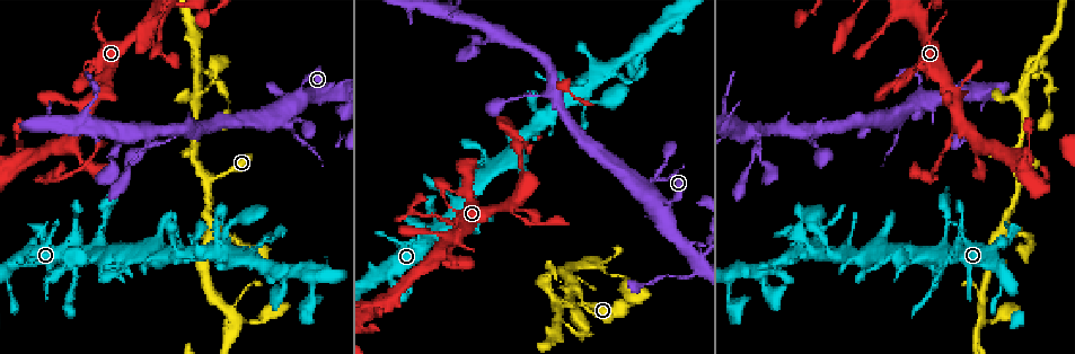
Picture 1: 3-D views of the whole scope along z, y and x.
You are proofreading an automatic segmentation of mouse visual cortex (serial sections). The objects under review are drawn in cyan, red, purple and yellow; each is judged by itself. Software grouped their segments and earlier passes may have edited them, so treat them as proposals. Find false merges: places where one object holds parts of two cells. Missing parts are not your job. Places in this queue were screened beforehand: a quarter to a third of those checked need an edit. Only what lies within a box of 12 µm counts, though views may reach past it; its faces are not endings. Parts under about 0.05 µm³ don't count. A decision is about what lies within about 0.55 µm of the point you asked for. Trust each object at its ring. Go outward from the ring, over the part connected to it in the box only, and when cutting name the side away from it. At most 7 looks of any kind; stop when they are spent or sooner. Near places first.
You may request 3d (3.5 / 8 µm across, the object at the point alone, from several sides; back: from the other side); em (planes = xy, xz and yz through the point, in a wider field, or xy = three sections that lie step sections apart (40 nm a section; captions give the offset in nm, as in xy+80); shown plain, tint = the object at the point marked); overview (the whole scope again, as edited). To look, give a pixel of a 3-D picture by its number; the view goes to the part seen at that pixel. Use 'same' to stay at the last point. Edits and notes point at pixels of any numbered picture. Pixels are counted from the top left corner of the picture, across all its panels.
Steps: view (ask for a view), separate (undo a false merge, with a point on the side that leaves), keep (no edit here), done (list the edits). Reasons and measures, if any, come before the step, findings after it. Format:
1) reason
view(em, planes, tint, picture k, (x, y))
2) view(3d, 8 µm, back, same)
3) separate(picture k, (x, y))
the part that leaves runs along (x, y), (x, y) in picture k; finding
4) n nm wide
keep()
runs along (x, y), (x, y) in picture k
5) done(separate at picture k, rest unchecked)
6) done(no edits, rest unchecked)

sudden change in width
view(3d, 3.5 µm, picture 1, (999, 239))

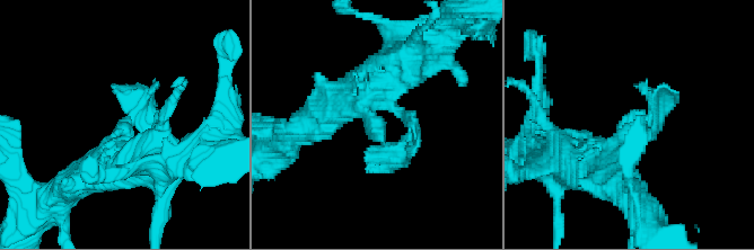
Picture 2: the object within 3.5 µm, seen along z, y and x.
now the EM
view(em, xy, step 3, tint, picture 2, (373, 124))

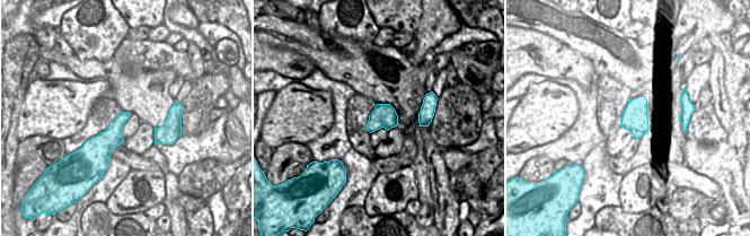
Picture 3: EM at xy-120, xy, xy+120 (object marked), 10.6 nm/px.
another direction
view(em, xy, step 2, tint, same)

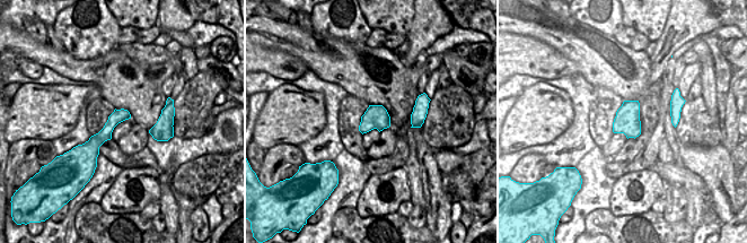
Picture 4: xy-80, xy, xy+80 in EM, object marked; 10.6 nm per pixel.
260 nm wide
separate(picture 2, (382, 164))
the part that leaves runs along (382, 143), (395, 152), (368, 169) in picture 2; two cells meet here

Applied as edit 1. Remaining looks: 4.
abrupt turn
view(3d, 3.5 µm, picture 1, (572, 304))

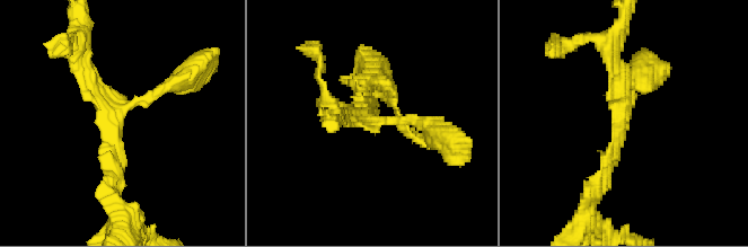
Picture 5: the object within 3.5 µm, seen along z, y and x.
3 arms; arms of 200, 200, 200 nm; need the tissue
view(em, xy, step 5, tint, picture 5, (622, 112))

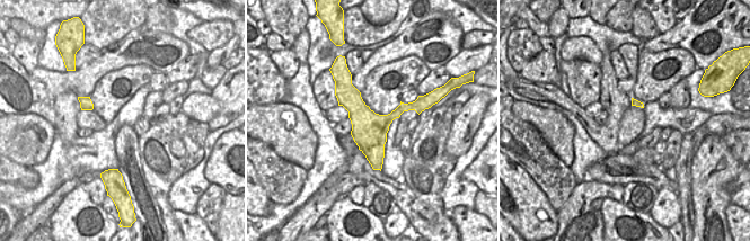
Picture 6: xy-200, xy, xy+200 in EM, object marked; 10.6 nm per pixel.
keep()
runs along (183, 78), (113, 116), (113, 178) in picture 5; continuous, no second cell

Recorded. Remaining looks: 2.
view(3d, 3.5 µm, back, picture 1, (1022, 94))

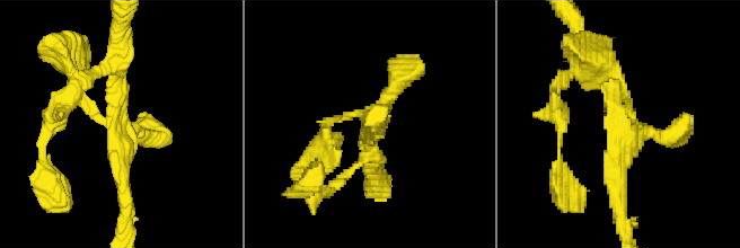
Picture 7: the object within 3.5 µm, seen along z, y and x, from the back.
view(em, xy, step 5, tint, picture 7, (118, 126))

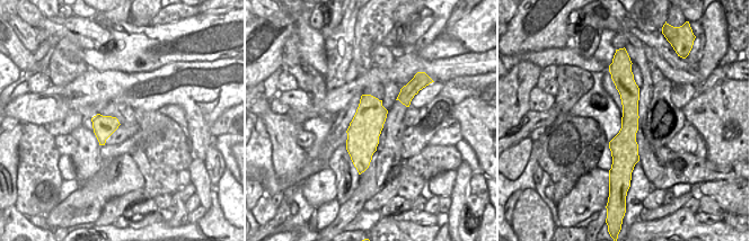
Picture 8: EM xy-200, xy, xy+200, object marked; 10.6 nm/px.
4 arms; arms of 100, 200, 200, 250 nm
keep()
runs along (618, 74), (629, 91), (629, 164) in picture 8; all the same cell

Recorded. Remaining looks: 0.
done(separate at picture 2, rest unchecked)

